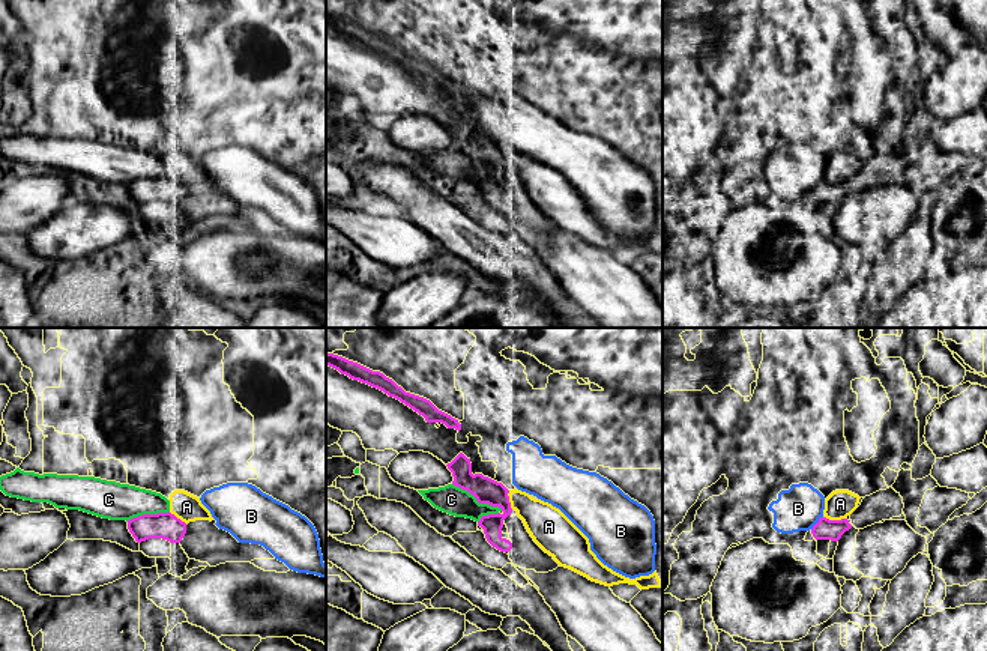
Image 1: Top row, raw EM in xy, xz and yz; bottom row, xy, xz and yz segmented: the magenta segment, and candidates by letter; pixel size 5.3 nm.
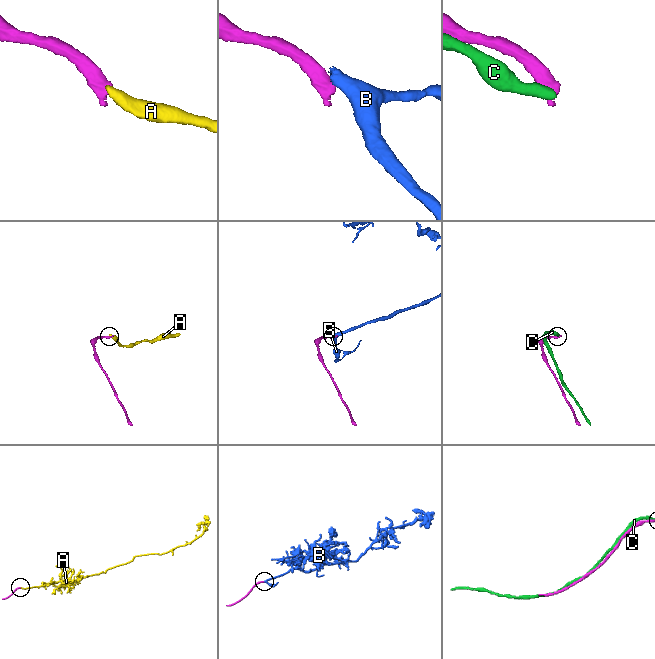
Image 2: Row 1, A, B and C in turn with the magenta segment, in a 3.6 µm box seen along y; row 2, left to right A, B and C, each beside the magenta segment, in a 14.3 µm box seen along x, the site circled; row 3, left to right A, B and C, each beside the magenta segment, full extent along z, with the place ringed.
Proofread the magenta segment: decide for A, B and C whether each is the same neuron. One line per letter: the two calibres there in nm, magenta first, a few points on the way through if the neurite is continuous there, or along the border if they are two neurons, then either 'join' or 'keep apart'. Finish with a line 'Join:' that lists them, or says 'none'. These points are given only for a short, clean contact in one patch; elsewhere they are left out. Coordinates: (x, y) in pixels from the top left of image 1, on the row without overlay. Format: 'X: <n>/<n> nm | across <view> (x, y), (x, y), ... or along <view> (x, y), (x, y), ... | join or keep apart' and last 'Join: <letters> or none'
A: 110/150 nm | keep apart
B: 110/240 nm | keep apart
C: 140/150 nm | keep apart
Join: none

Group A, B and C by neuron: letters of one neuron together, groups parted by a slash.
A C / B

